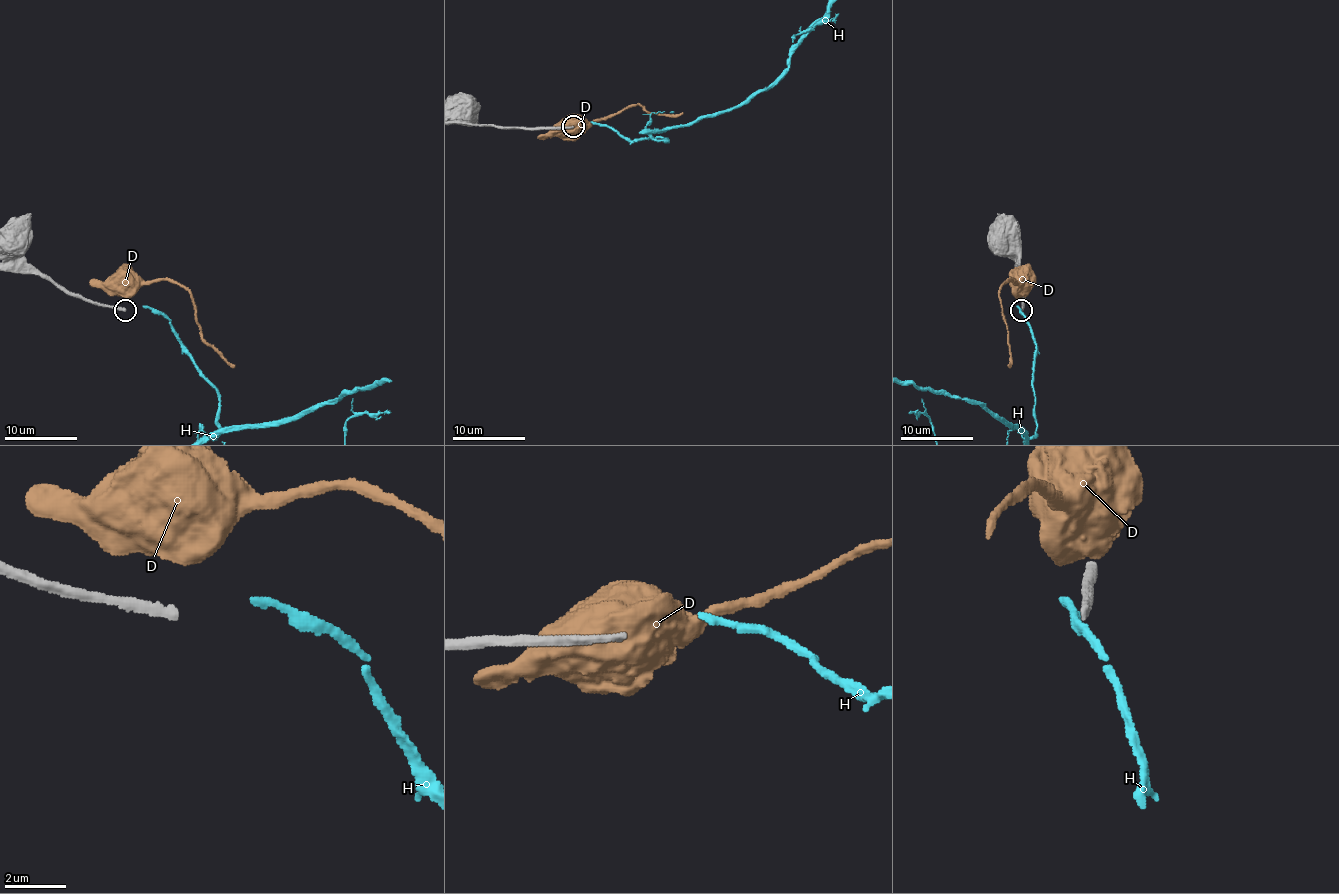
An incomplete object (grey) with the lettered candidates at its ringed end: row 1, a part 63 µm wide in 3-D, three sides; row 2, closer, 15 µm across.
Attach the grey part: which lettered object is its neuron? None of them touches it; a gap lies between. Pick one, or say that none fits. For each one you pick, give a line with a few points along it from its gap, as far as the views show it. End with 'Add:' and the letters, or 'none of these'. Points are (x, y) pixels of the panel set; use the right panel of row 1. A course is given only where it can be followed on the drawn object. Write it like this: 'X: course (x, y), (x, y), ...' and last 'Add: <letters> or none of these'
Add: none of these

